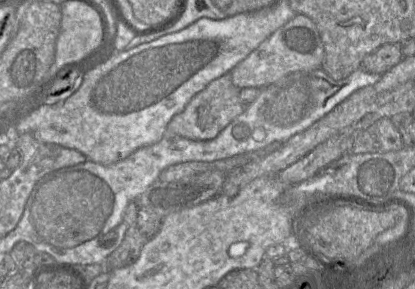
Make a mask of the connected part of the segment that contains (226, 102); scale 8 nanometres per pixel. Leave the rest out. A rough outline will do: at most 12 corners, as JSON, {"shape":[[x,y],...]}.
{"shape":[[230,74],[198,92],[167,131],[214,138],[245,109]]}

